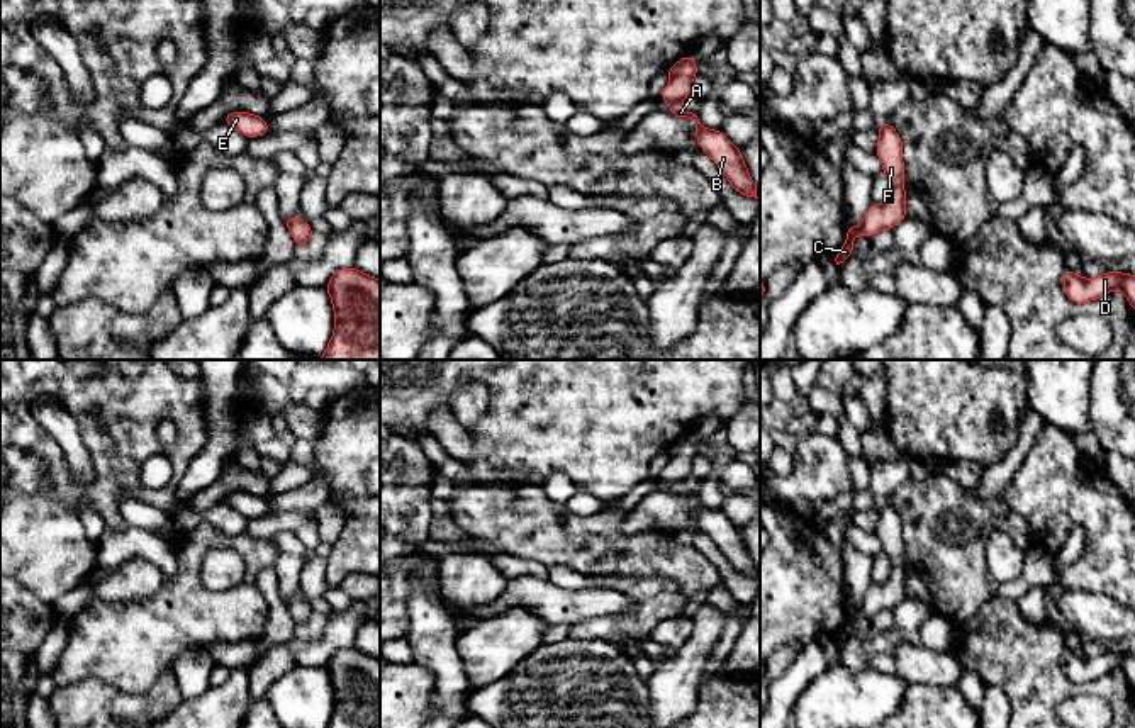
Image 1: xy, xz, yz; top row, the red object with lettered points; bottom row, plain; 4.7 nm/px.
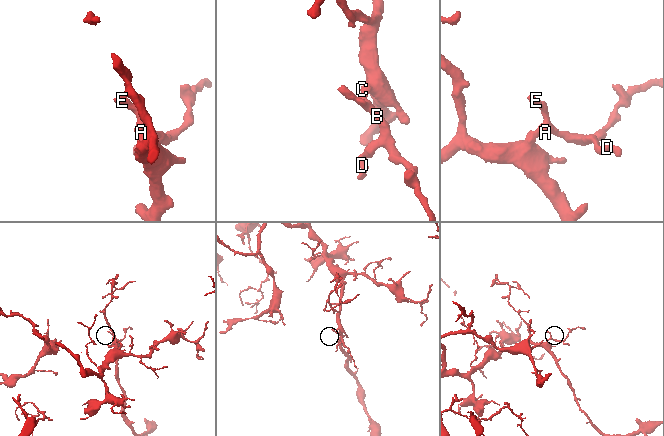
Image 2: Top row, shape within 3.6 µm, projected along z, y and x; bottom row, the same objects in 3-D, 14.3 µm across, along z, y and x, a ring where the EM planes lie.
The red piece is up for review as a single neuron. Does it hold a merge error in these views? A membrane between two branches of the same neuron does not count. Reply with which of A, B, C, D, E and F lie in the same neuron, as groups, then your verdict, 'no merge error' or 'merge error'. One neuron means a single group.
A B C D E F; no merge error

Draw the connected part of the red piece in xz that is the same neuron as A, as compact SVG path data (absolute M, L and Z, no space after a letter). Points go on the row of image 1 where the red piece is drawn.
M689 54L670 66L667 73L670 81L660 93L660 98L668 104L667 110L677 117L697 119L696 114L680 107L680 102L691 95L692 80L699 73L696 59Z

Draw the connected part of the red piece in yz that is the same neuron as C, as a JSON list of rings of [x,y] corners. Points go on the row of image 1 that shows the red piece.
[[[891,122],[877,126],[879,141],[875,154],[882,163],[882,173],[891,182],[891,195],[884,204],[872,204],[864,221],[858,226],[847,227],[847,239],[838,251],[835,261],[843,263],[853,255],[853,239],[857,234],[875,236],[882,229],[894,229],[906,216],[906,190],[904,190],[904,163],[903,141]]]

